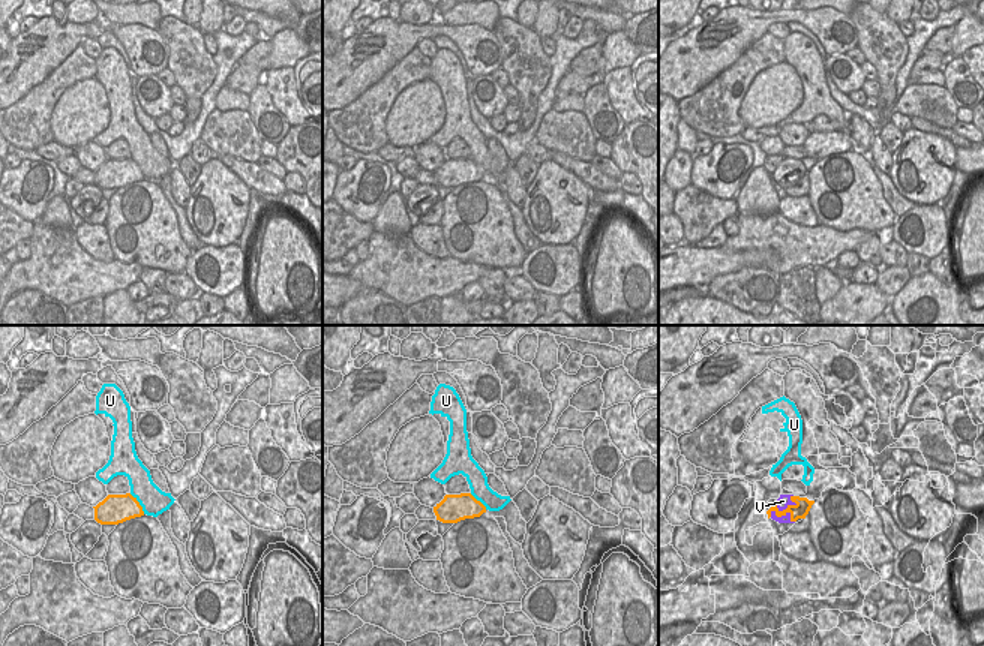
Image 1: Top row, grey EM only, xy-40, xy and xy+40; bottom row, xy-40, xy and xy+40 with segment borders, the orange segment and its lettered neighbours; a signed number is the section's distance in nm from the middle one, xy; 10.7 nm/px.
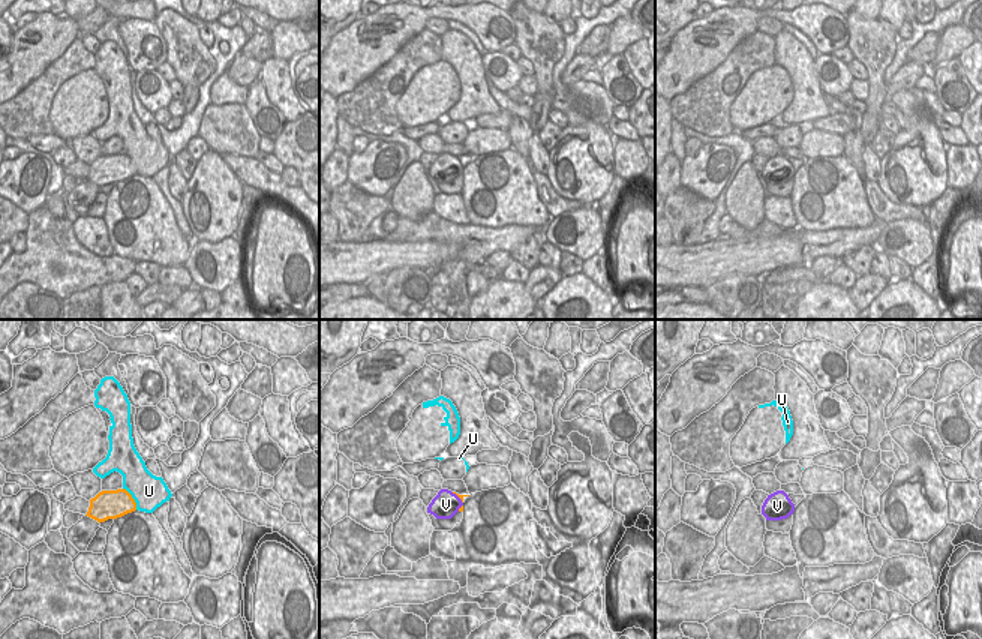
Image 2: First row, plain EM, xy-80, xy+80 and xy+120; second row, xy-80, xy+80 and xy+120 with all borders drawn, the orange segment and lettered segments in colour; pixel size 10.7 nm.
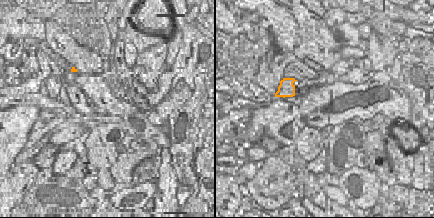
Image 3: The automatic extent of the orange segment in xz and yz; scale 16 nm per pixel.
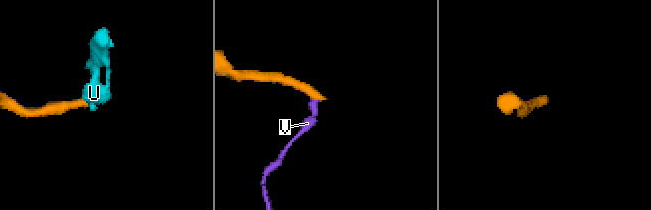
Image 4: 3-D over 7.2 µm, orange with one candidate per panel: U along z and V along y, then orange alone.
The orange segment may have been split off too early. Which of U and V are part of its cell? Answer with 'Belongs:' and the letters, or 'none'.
Belongs: none

